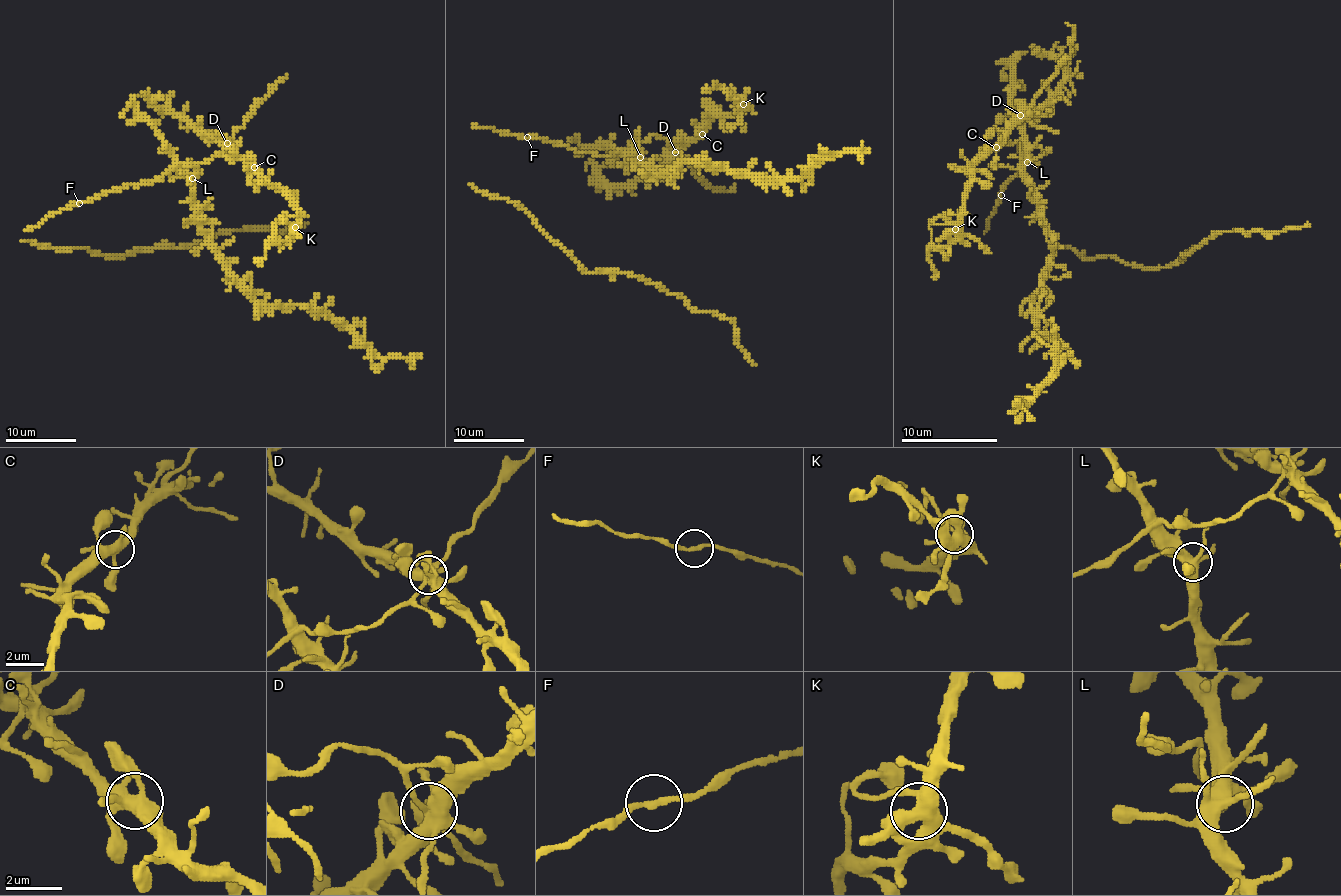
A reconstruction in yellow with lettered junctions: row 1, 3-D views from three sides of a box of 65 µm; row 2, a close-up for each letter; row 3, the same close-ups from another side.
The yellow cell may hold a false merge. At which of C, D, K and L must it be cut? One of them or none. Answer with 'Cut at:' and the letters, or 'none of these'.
Cut at: none of these

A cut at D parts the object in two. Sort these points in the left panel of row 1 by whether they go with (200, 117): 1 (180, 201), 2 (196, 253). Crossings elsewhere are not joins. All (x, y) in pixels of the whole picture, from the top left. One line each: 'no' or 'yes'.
1: yes
2: yes

